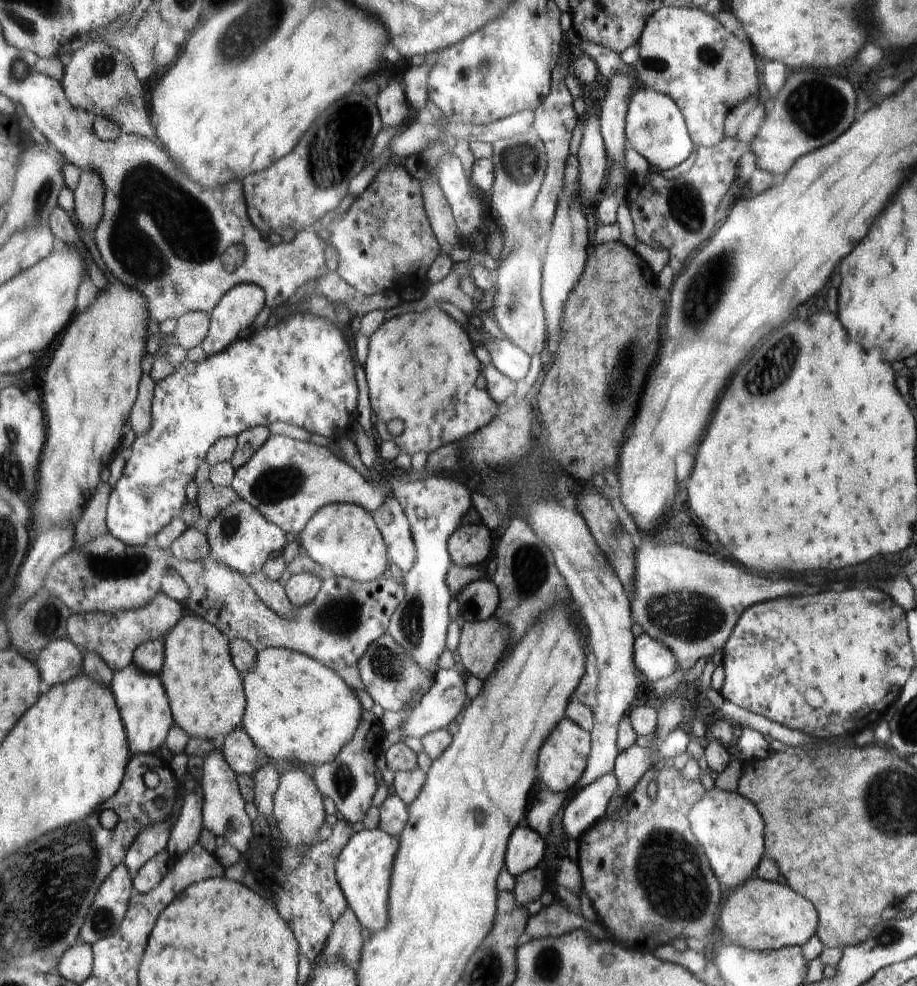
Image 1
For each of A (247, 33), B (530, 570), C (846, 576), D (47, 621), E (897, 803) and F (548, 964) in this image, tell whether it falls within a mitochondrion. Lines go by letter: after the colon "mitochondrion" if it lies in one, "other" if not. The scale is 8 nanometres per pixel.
A: mitochondrion
B: mitochondrion
C: mitochondrion
D: mitochondrion
E: mitochondrion
F: mitochondrion

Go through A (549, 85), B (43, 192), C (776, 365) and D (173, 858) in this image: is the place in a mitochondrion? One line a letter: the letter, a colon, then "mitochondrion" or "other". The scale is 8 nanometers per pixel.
A: other
B: mitochondrion
C: mitochondrion
D: other

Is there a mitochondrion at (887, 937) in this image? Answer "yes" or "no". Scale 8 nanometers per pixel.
yes

